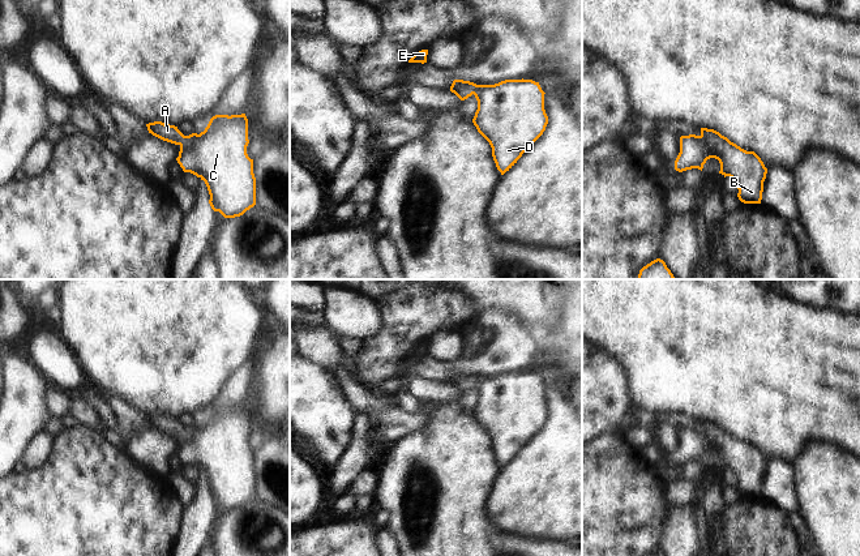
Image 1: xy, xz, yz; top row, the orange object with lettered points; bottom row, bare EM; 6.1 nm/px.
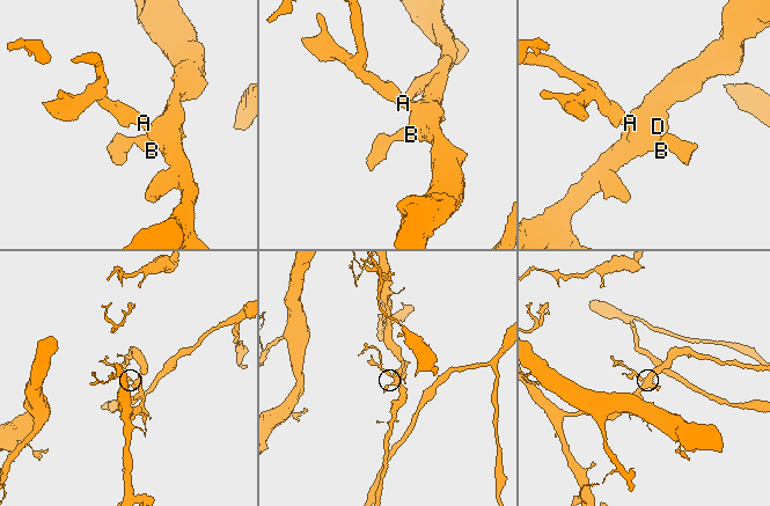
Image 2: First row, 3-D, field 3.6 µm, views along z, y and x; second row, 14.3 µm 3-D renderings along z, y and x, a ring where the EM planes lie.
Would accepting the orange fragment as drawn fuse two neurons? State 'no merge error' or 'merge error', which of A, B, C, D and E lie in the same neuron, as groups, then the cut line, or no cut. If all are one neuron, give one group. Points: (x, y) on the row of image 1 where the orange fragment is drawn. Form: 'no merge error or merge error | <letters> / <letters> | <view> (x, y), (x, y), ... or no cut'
no merge error | A B C D E | no cut

